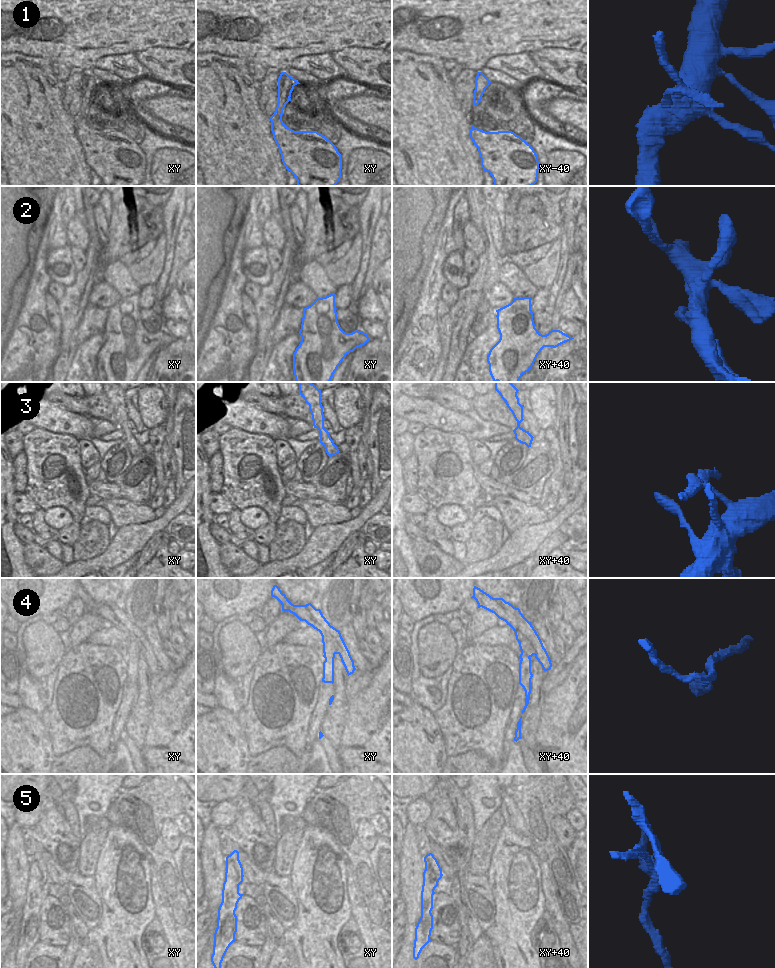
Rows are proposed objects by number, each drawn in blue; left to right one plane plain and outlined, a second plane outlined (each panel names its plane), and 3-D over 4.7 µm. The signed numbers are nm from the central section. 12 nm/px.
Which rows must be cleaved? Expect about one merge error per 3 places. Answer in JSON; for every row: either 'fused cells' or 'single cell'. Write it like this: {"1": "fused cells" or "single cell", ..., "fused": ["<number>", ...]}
{"1": "fused cells", "2": "single cell", "3": "fused cells", "4": "fused cells", "5": "fused cells", "fused": ["1", "3", "4", "5"]}

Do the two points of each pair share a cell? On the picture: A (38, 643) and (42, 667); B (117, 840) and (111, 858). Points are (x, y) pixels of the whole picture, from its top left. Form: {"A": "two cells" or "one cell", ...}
{"A": "one cell", "B": "one cell"}

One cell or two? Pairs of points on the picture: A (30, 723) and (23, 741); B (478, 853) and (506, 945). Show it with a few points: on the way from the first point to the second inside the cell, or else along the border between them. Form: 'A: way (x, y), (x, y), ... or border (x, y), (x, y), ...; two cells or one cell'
A: way (26, 727), (23, 730), (23, 737); one cell
B: border (492, 851), (490, 866), (486, 875); two cells

